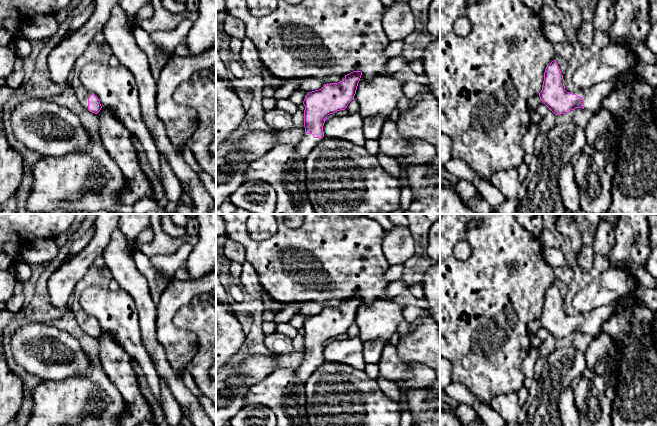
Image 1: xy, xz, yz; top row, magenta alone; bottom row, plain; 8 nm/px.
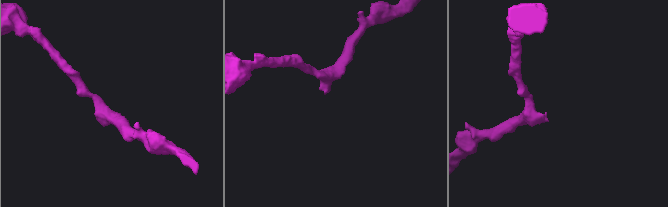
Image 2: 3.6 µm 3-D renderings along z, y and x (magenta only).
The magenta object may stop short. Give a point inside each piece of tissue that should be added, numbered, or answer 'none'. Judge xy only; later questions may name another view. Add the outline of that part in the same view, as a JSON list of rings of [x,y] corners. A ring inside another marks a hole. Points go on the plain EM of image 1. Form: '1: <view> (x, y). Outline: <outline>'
1: xy (82, 318). Outline: [[[75,308],[73,314],[78,325],[88,334],[88,322],[91,318],[94,320],[96,320],[96,318],[90,316],[80,308]]]

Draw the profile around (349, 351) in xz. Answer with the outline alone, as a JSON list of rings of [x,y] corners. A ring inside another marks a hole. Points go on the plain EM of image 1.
[[[359,337],[335,340],[325,345],[324,360],[339,362],[353,367],[355,370],[364,370],[366,362],[363,354],[364,342]]]

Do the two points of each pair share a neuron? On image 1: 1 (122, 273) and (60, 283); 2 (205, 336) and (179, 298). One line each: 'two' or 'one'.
1: two
2: two

